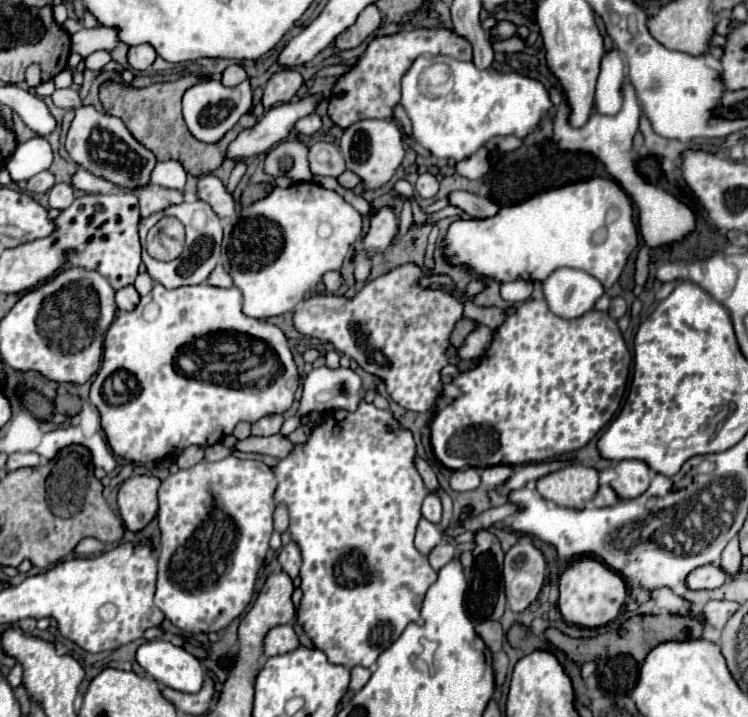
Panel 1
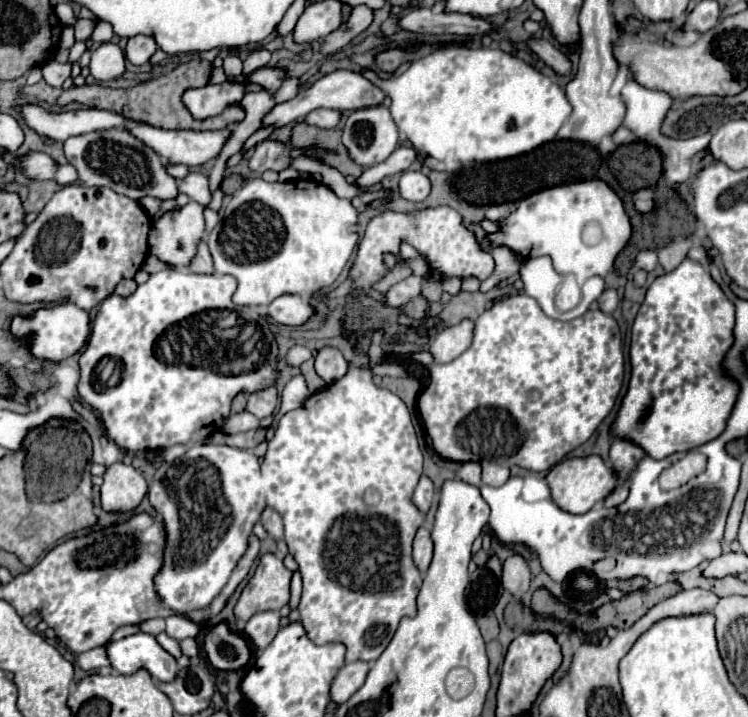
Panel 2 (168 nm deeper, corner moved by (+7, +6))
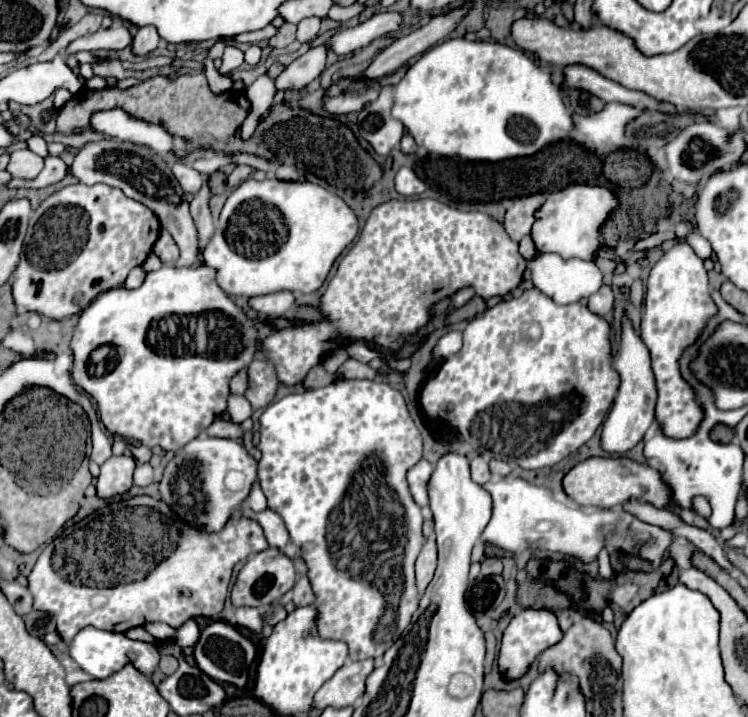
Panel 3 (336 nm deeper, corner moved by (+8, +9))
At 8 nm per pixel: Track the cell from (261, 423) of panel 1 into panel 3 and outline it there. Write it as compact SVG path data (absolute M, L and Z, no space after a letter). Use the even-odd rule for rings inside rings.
M252 360L248 364L248 390L246 398L254 410L268 406L276 394L276 370L268 360Z

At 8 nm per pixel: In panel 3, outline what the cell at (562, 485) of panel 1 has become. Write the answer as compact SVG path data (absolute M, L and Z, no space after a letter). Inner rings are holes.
M626 456L620 458L588 458L584 462L580 462L578 466L574 466L566 476L564 476L564 492L576 500L576 504L580 506L596 506L596 508L614 508L614 506L622 506L628 500L636 498L636 500L644 500L650 502L656 508L664 508L664 510L672 510L676 514L680 514L680 506L676 506L672 502L672 490L670 486L660 480L660 472L638 464Z

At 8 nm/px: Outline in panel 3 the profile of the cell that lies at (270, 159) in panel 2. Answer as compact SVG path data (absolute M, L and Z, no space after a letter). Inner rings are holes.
M240 164L240 166L236 166L230 174L228 174L228 180L226 180L226 188L232 188L232 186L238 186L240 182L244 182L246 178L250 178L250 174L252 174L252 168L250 166L244 166L244 164Z

